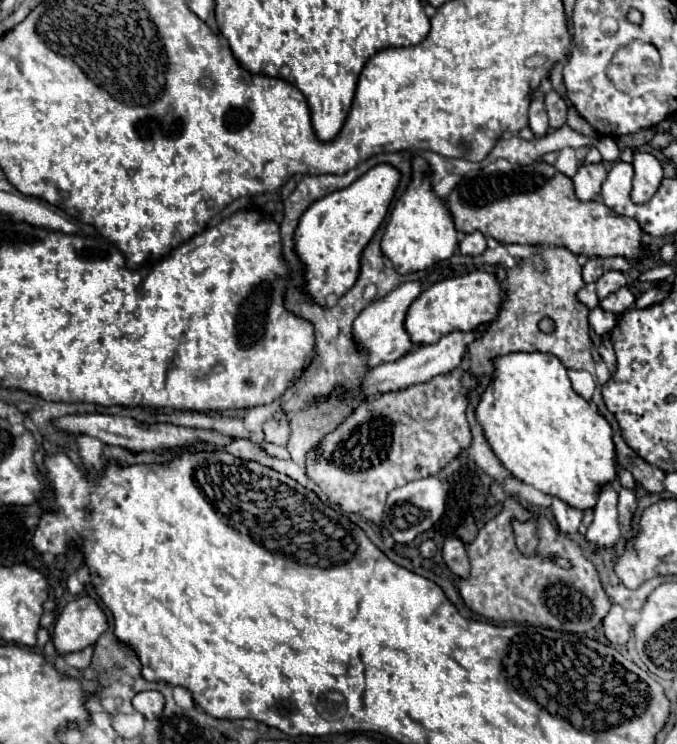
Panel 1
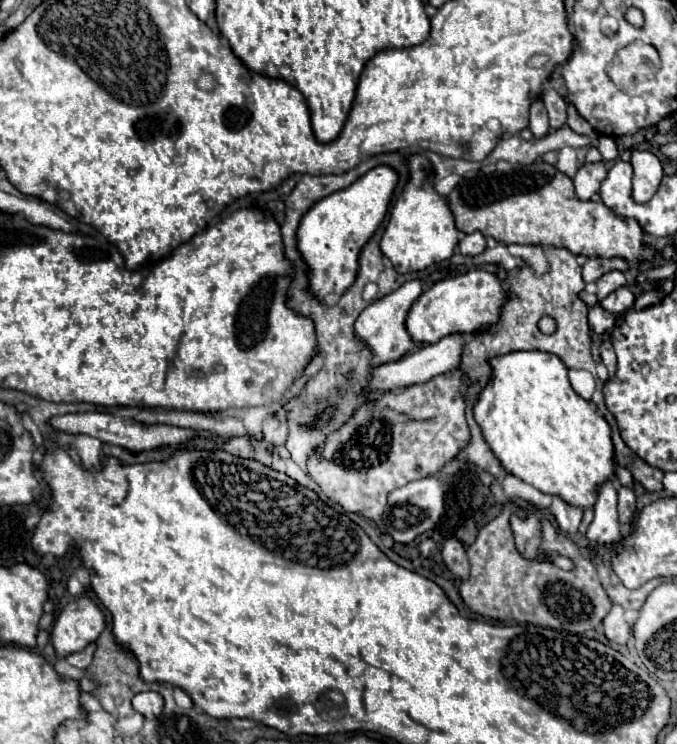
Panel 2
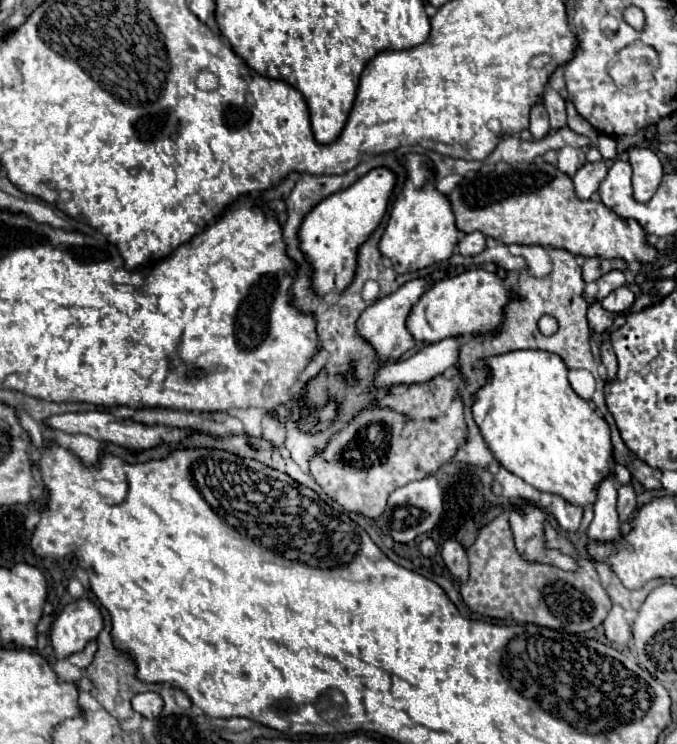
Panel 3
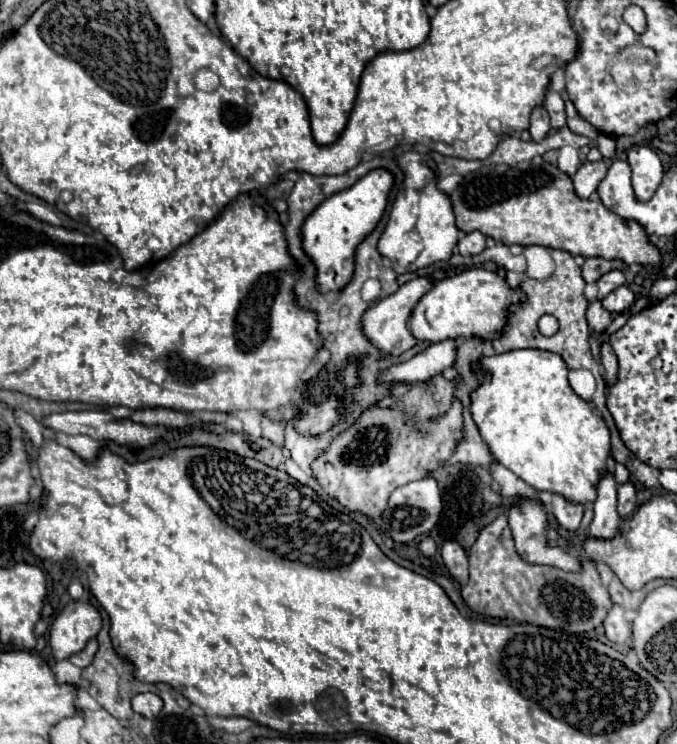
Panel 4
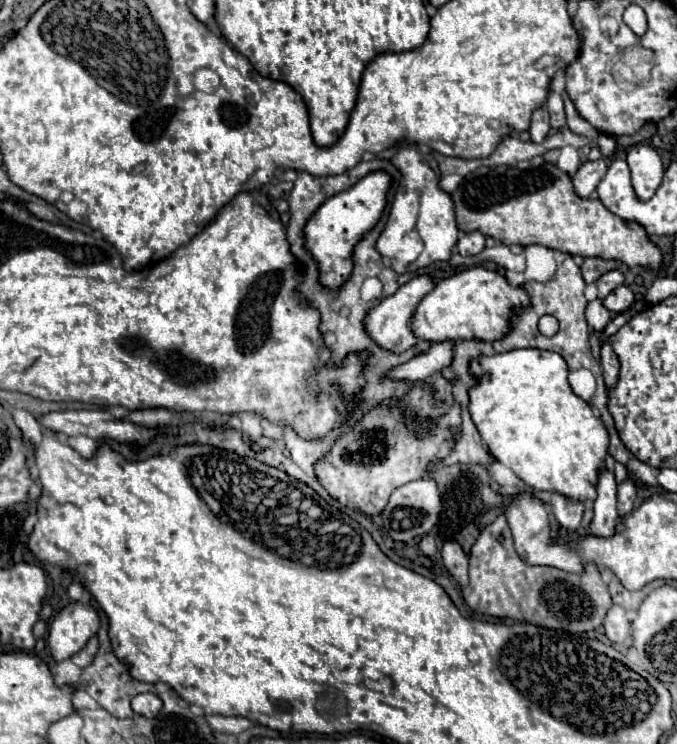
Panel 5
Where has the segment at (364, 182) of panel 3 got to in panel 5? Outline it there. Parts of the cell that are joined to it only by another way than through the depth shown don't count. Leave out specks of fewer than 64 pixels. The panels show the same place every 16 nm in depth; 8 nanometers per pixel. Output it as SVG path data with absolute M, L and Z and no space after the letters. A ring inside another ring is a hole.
M372 172L360 182L356 182L346 192L340 192L328 198L316 214L308 220L304 234L306 234L306 248L312 252L320 266L320 282L328 290L336 290L344 284L352 272L352 248L354 244L378 222L384 206L386 206L386 192L390 186L390 176L384 172Z

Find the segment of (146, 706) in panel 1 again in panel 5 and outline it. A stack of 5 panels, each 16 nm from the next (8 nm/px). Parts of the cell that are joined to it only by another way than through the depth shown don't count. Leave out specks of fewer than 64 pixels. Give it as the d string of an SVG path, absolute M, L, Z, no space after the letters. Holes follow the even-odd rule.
M138 694L132 698L132 710L140 716L154 718L162 708L162 700L156 694Z

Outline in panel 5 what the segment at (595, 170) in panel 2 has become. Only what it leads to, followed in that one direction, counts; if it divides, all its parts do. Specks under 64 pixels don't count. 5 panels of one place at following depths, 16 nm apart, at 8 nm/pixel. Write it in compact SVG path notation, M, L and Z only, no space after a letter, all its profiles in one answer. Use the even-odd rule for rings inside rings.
M604 158L596 160L596 162L584 162L578 168L578 172L574 174L574 178L572 178L576 194L580 198L590 198L592 192L596 190L596 186L598 186L598 182L602 180L602 176L604 176L606 170L608 170L608 166L606 166Z

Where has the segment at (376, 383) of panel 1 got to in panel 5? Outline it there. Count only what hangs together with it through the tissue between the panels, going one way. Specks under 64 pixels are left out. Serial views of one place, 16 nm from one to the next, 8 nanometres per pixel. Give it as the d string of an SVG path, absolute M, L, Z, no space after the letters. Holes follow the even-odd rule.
M436 342L424 354L414 356L410 362L394 368L390 376L404 378L404 380L426 380L436 372L442 372L452 362L452 344L454 342Z

